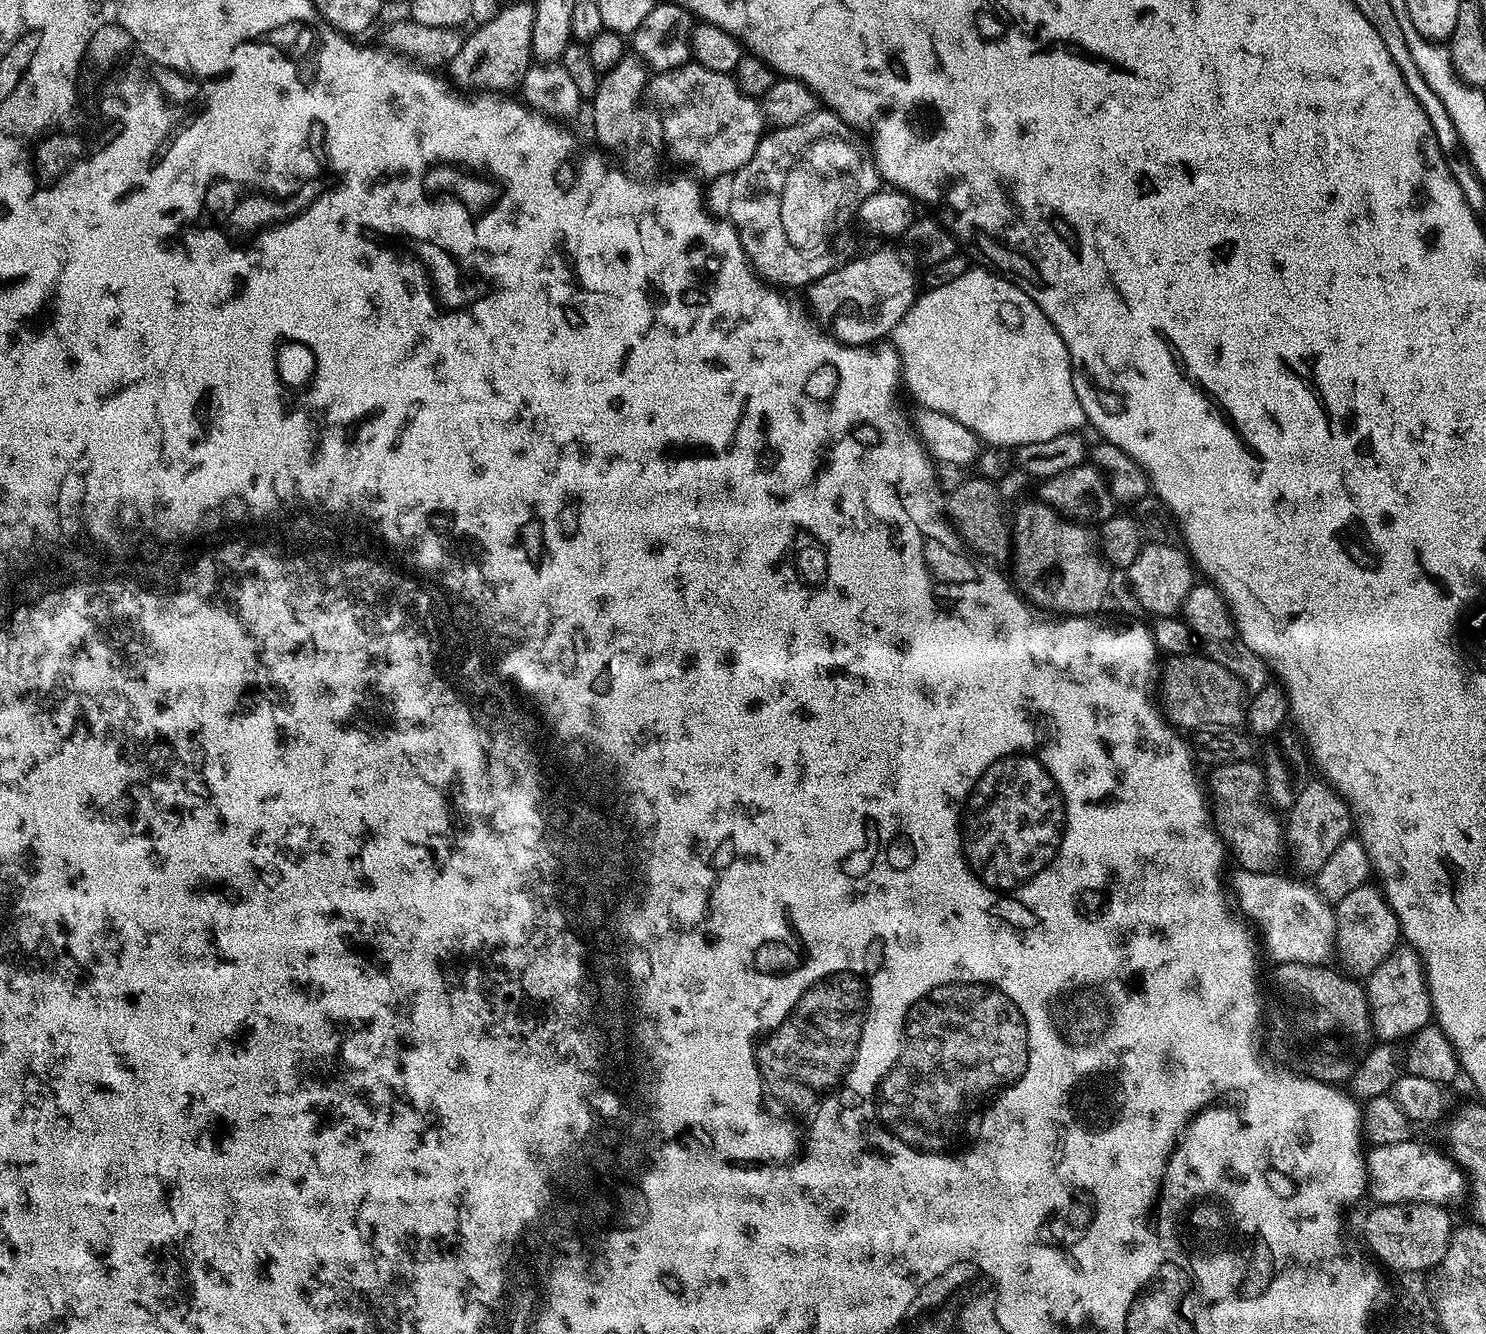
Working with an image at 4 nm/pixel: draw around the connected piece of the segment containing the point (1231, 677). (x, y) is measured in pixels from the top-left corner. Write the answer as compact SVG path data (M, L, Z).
M1203 654L1174 656L1162 668L1163 707L1177 729L1195 730L1202 726L1240 728L1246 720L1246 689L1232 671Z

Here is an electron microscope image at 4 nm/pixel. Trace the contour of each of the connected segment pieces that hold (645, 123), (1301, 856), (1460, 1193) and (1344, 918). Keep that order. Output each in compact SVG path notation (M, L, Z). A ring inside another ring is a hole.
M625 54L616 66L599 77L596 95L591 101L592 124L596 127L597 138L605 144L603 147L617 157L626 154L624 162L630 166L640 164L644 172L650 171L656 160L656 148L652 143L655 142L657 134L664 131L661 113L648 112L646 105L636 104L643 98L644 88L646 92L649 84L650 72L644 61L635 54Z
M1320 778L1309 779L1303 788L1295 793L1296 801L1292 804L1292 809L1286 816L1286 844L1290 849L1290 854L1296 858L1296 864L1302 871L1308 874L1314 874L1334 854L1334 850L1346 839L1349 839L1350 833L1354 828L1352 811L1348 808L1348 801L1340 795L1332 784L1325 782Z
M1419 1138L1394 1142L1390 1146L1375 1145L1367 1153L1370 1196L1376 1204L1438 1204L1453 1206L1465 1203L1470 1181L1463 1168L1447 1151L1439 1152Z
M1369 882L1350 890L1346 898L1335 901L1336 952L1344 959L1343 967L1357 977L1366 978L1401 943L1400 923L1383 891ZM1357 972L1357 973L1356 973Z

